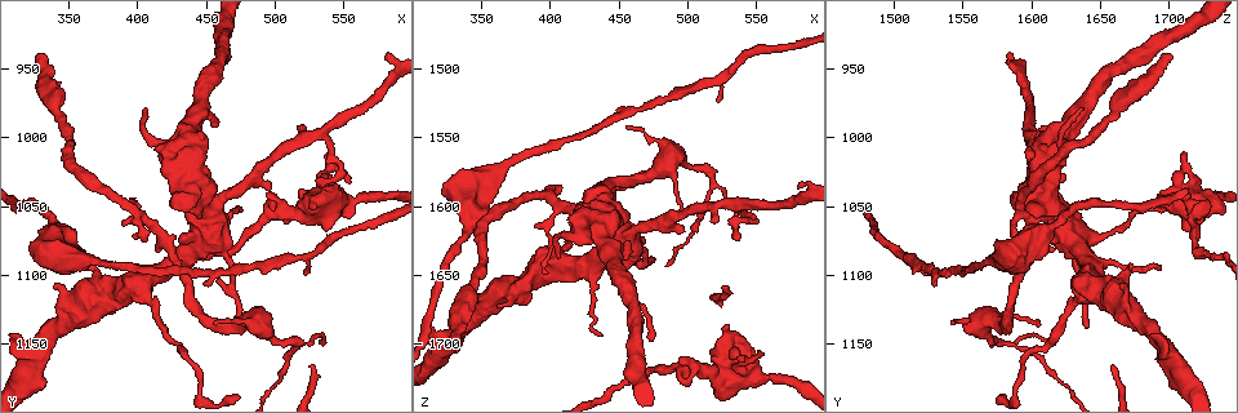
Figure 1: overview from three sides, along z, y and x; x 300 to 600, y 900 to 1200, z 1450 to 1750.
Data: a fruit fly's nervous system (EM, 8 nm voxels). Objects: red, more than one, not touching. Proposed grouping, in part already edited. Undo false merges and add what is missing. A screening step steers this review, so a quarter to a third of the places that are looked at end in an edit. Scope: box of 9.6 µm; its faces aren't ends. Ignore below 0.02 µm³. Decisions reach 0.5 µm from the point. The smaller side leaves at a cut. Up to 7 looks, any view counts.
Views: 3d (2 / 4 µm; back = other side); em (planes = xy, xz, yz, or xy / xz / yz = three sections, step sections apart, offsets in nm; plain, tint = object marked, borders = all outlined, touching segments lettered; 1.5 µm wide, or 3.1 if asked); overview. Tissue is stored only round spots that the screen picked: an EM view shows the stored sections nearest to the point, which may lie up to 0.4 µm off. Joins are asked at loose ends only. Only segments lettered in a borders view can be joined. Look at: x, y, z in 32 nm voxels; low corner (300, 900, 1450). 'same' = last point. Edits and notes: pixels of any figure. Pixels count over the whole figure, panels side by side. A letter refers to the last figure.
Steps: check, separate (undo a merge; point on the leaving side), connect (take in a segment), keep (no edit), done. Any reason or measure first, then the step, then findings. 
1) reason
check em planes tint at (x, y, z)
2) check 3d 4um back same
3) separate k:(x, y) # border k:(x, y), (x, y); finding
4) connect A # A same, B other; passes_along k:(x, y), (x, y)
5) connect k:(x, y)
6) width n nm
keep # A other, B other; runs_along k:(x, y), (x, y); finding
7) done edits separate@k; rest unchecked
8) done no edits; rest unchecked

tapers out
check em planes borders at (472, 1138, 1640)

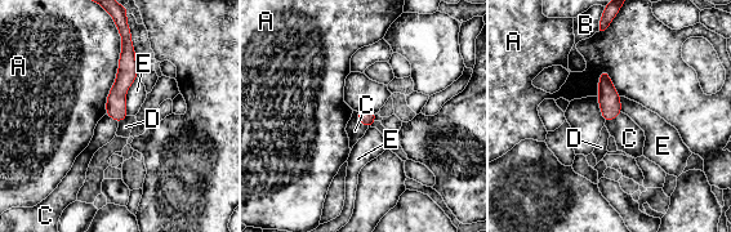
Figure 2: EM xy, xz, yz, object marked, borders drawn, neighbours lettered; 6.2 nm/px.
width 100 nm
keep # A other, B other, C other, D other, E other; border 2:(355, 111), (356, 119), (368, 128); none of them fits

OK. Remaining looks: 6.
branch stops here
check 3d 4um at (334, 1182, 1706)

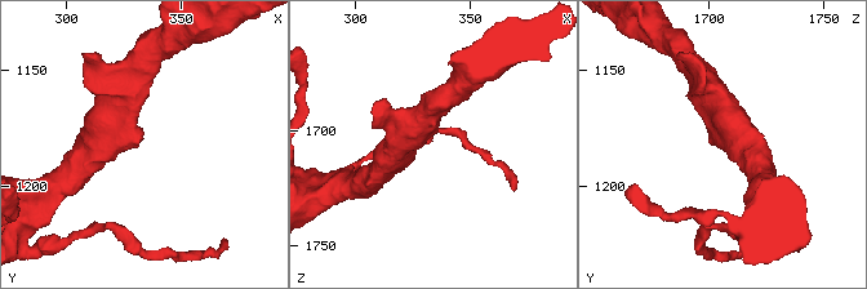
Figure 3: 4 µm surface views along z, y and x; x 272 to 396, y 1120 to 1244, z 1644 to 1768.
check em planes borders at (334, 1180, 1703)

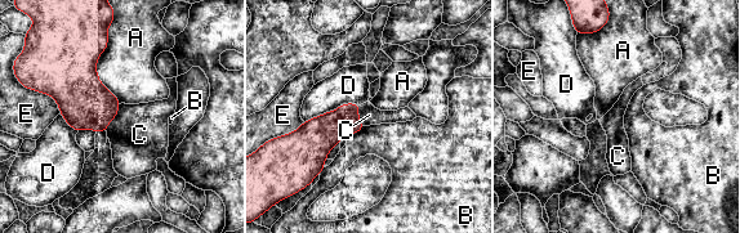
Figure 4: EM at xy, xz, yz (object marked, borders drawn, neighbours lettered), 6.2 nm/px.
connect C # A other, B other, C same, D other, E other; the cell continues

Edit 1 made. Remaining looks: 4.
see it whole again
check overview

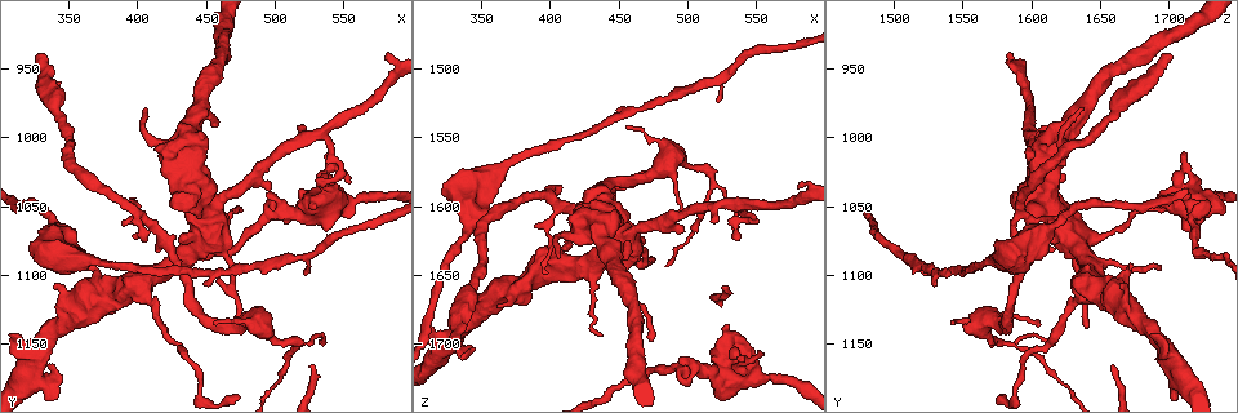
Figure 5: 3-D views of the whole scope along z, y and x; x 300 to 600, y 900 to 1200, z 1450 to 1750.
branch stops here
check 3d 4um at (494, 1042, 1712)

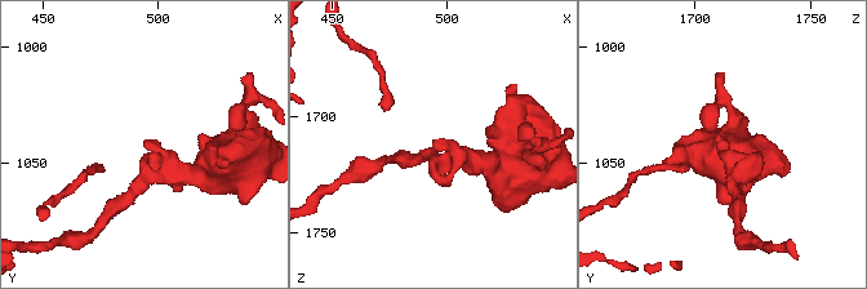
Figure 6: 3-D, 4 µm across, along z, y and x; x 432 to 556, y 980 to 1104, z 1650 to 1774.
shape alone is not enough
check em planes borders at (494, 1039, 1711)

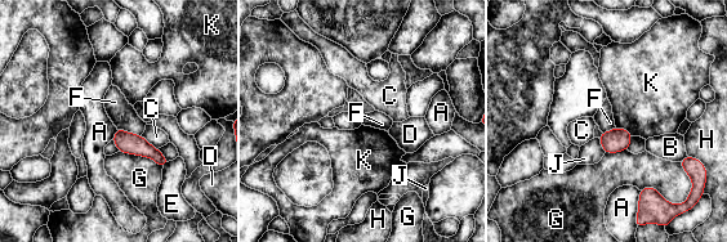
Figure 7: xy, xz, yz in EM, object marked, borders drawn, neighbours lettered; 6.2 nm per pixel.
keep # A other, B other, C other, D other, E other, F other, G other, H other, J other, K other; none of them fits

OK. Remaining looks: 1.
done edits connect@4; rest unchecked

